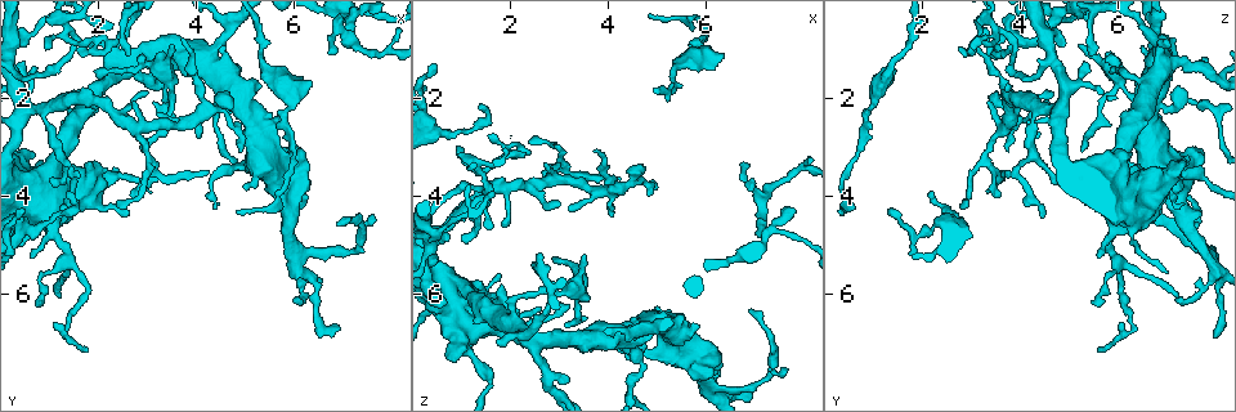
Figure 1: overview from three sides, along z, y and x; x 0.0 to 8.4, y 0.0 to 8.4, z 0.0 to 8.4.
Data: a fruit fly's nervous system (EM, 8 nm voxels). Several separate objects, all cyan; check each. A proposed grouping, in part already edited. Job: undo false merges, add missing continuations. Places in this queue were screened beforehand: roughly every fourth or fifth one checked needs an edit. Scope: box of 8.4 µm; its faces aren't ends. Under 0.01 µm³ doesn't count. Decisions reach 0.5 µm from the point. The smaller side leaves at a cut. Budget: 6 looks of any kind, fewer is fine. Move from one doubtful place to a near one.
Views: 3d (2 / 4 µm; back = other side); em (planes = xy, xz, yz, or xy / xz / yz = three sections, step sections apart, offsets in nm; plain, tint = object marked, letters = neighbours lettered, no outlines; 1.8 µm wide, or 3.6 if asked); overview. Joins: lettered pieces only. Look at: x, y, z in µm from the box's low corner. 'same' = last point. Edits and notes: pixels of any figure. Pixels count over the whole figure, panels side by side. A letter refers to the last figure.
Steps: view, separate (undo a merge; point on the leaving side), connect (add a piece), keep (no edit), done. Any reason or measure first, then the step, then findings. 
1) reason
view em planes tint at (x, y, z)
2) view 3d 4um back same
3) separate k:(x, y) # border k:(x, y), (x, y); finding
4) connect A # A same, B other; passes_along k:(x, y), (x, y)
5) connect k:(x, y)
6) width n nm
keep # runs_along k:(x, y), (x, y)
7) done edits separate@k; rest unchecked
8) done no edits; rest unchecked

sudden change in width
view 3d 4um at (2.30, 1.45, 6.95)

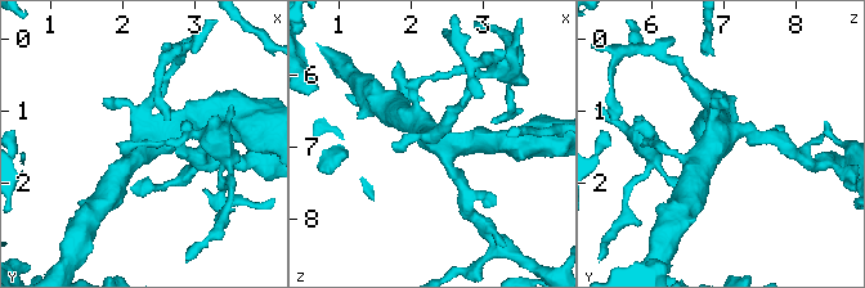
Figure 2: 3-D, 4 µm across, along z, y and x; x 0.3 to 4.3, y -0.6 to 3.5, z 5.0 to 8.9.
view em xz step 16 tint at (2.30, 1.40, 6.90)

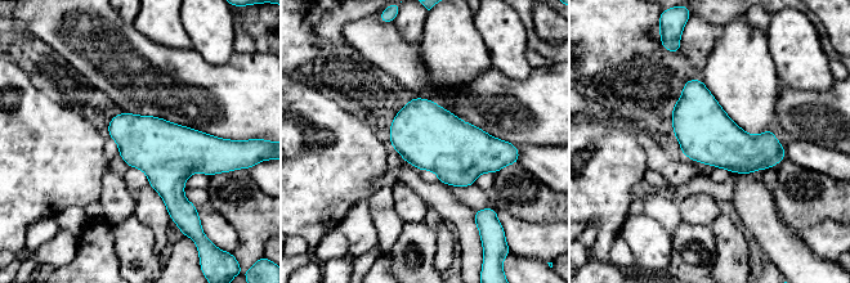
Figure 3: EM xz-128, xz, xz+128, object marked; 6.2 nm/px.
what lies round it
view em xz step 16 letters same

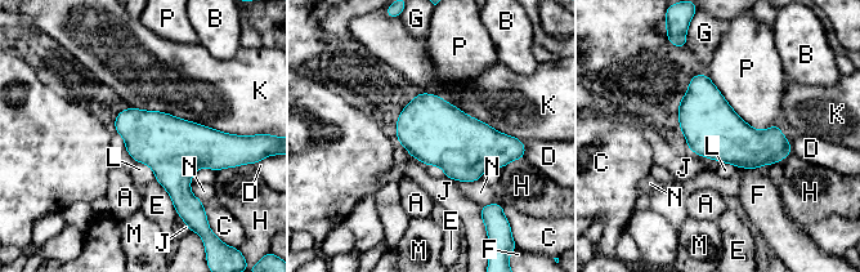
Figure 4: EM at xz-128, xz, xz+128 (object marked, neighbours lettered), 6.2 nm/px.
keep # A other, B other, C other, D other, E other, F other, G other, H other, J other, K other, L other, M other, N other, P other; one neuron here

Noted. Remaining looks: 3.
sharp bend
view 3d 4um at (1.20, 3.15, 4.25)

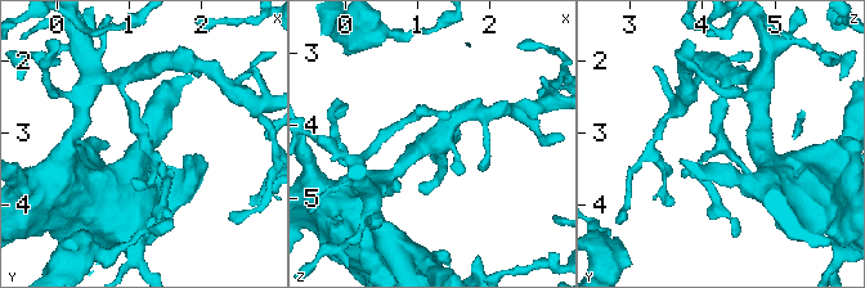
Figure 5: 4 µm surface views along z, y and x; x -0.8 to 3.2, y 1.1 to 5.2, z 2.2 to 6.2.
view em planes tint at (1.25, 3.15, 4.25)

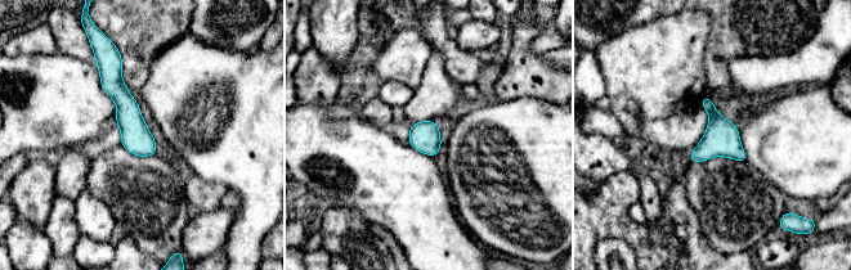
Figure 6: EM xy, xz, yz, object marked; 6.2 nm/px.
what lies round it
view em planes letters same

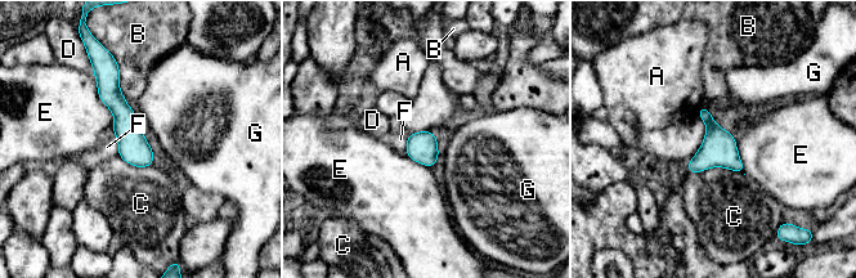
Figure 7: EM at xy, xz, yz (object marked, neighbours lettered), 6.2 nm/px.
keep # A other, B other, C other, D other, E other, F other, G other; border 7:(93, 75), (113, 131); all the same neuron

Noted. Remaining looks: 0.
done no edits; rest unchecked

